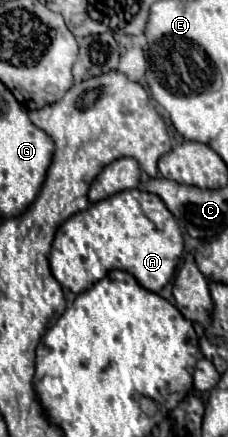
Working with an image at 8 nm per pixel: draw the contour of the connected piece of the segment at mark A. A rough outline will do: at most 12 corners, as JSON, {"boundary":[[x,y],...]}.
{"boundary":[[122,190],[70,216],[49,254],[80,294],[108,270],[160,292],[184,254],[166,204]]}

